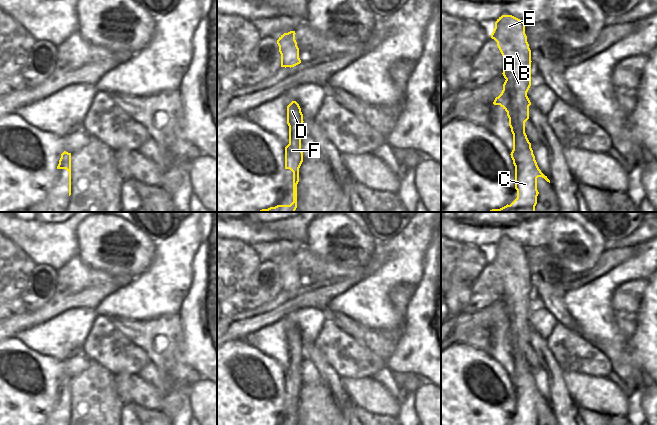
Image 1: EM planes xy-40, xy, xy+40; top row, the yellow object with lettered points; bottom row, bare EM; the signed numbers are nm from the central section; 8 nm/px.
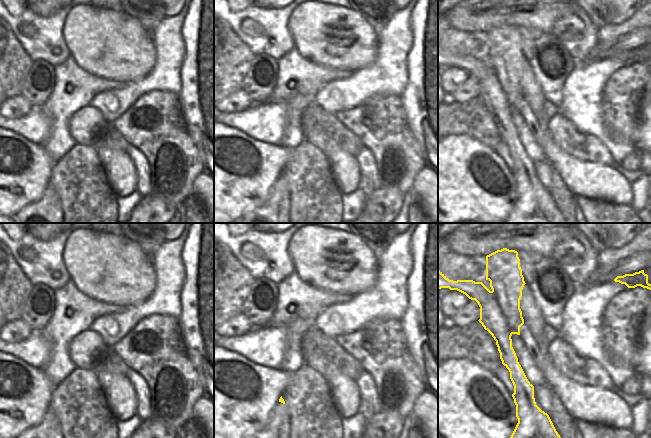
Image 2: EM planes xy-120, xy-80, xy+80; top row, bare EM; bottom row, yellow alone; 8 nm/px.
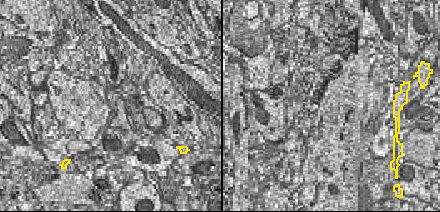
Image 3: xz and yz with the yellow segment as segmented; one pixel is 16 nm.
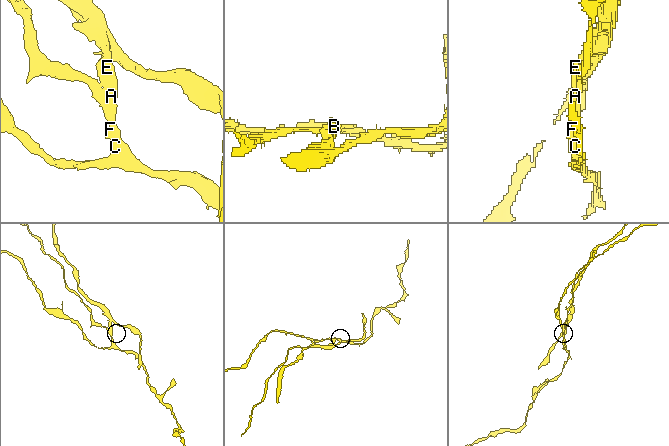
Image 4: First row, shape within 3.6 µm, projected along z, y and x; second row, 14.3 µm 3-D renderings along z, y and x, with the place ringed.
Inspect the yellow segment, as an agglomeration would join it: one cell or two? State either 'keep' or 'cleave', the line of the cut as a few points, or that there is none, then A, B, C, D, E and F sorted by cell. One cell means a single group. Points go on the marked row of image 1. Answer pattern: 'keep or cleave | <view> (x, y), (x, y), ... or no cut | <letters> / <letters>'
cleave | xy+40 (505, 80), (509, 86), (512, 113), (525, 134) | A B D E / C F

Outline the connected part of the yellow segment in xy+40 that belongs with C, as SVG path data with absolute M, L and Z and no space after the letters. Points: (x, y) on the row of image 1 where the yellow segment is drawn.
M505 80L501 94L495 98L494 105L500 105L509 118L509 126L513 134L513 150L511 158L515 166L515 189L517 198L510 204L500 209L476 212L535 212L537 204L537 178L542 177L547 182L550 180L539 169L531 143L523 132L511 108L511 94L509 84Z

